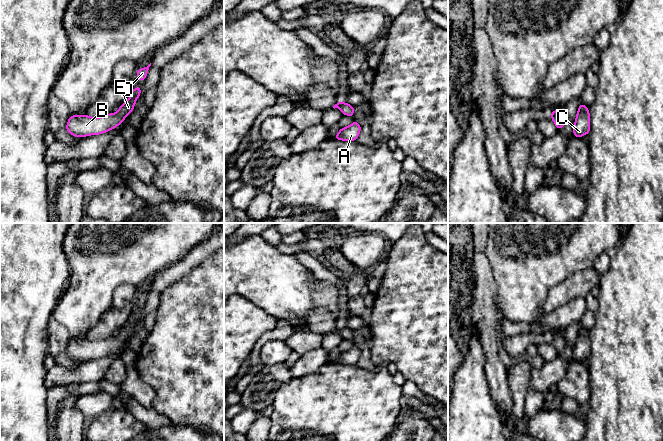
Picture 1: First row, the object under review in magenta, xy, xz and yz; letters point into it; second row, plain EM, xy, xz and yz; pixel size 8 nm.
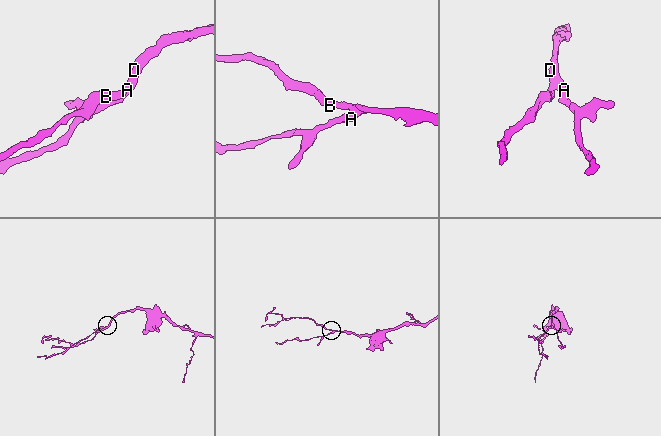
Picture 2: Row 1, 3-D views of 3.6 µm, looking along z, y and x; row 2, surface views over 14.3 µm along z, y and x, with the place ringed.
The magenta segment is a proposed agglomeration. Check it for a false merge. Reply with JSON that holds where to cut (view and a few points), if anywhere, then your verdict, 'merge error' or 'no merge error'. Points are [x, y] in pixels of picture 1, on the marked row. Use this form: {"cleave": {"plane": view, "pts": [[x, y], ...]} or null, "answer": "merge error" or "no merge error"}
{"cleave": null, "answer": "no merge error"}

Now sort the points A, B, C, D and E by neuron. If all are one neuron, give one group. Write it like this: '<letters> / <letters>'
A B C D E

